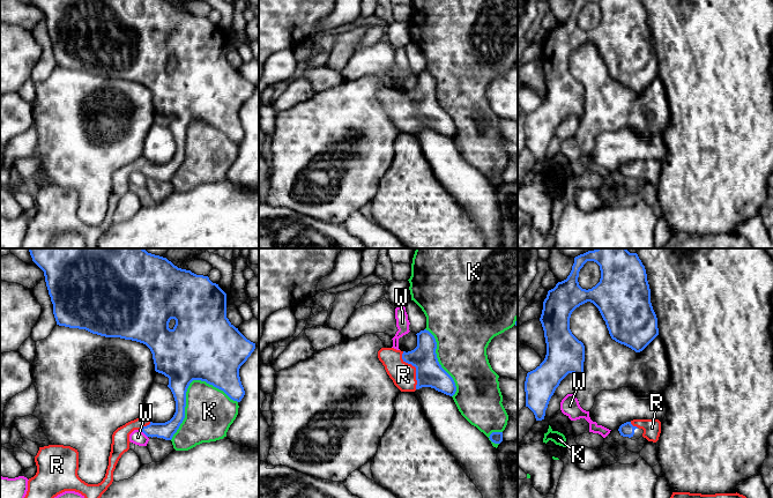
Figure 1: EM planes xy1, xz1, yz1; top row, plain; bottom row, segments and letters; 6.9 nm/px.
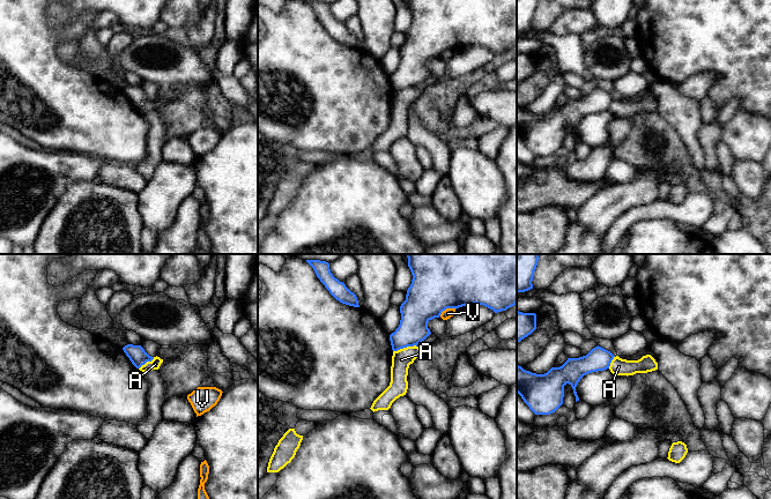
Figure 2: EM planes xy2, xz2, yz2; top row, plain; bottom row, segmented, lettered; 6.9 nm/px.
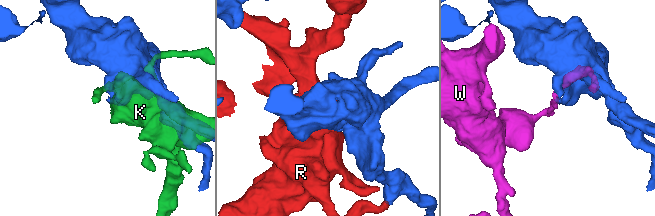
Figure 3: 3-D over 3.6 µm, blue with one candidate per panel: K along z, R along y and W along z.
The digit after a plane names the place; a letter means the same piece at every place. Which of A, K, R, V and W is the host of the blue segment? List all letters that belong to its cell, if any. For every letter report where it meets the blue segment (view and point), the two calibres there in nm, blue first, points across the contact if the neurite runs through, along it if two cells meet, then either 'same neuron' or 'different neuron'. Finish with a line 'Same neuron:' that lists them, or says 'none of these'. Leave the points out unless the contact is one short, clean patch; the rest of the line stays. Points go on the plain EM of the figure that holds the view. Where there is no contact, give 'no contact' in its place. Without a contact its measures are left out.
A: xz2 (405, 88) | 200/140 nm | along xz2 (416, 87), (407, 87), (393, 92) | different neuron
K: xy1 (187, 128) | 400/340 nm | different neuron
R: xz1 (416, 110) | 190/170 nm | same neuron
V: xz2 (446, 49) | 360/70 nm | different neuron
W: xy1 (143, 173) | 120/100 nm | different neuron
Same neuron: R

